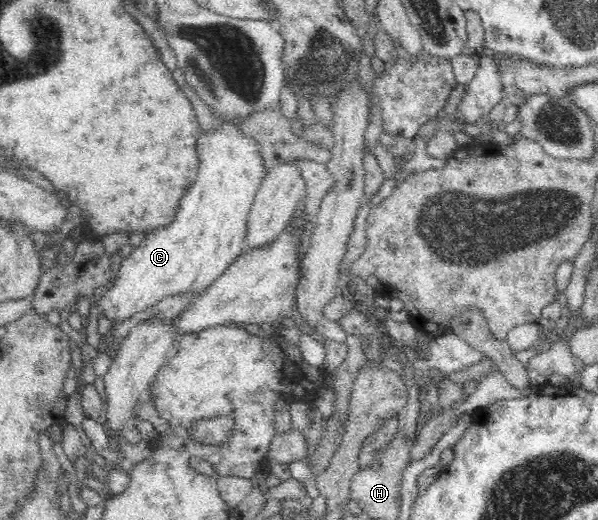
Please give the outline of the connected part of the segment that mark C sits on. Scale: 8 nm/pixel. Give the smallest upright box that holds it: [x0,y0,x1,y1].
[98,120,267,322]

